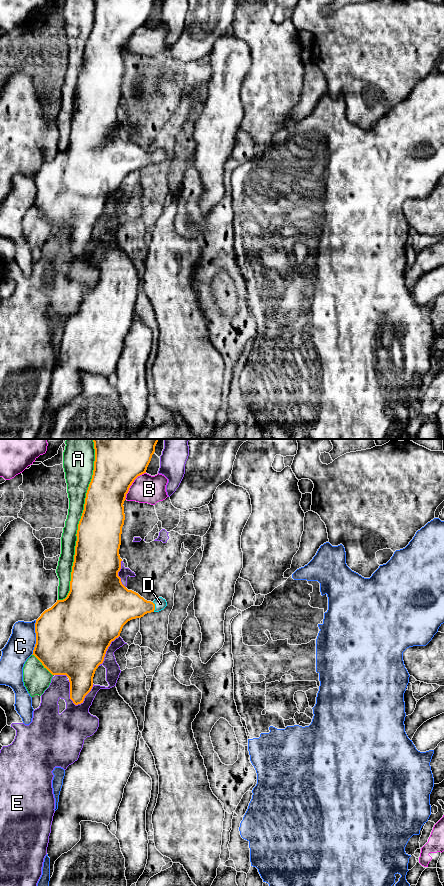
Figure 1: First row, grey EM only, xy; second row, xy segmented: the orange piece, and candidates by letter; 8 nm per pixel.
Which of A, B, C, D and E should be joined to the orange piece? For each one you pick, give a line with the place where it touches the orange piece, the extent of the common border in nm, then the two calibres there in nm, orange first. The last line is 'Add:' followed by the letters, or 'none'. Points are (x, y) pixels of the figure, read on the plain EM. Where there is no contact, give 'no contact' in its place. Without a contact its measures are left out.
D: xy (154, 159) | 80 nm | 260/90 nm
Add: D

